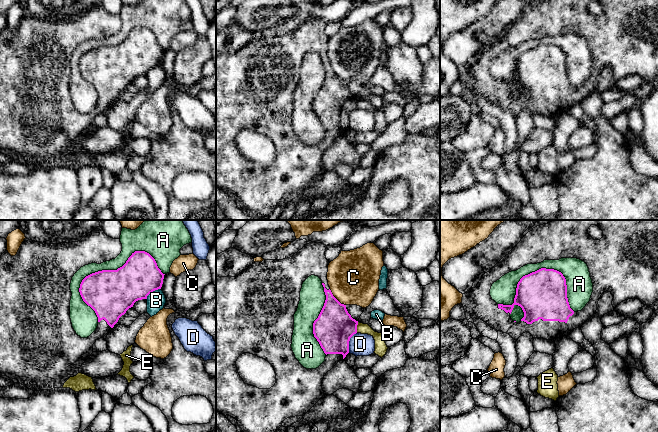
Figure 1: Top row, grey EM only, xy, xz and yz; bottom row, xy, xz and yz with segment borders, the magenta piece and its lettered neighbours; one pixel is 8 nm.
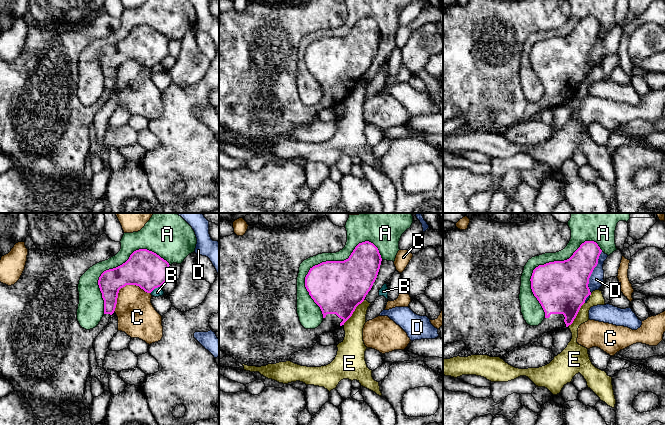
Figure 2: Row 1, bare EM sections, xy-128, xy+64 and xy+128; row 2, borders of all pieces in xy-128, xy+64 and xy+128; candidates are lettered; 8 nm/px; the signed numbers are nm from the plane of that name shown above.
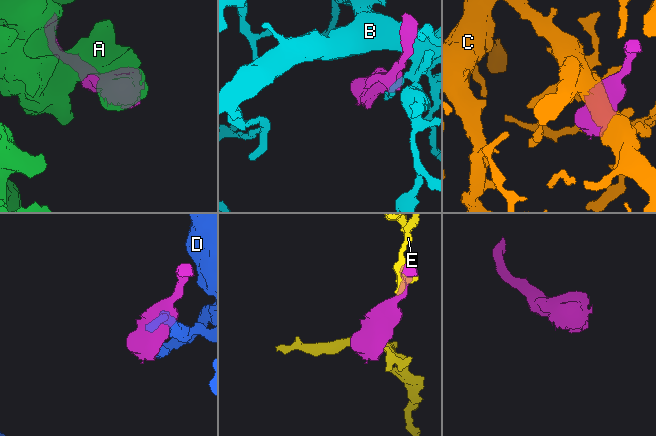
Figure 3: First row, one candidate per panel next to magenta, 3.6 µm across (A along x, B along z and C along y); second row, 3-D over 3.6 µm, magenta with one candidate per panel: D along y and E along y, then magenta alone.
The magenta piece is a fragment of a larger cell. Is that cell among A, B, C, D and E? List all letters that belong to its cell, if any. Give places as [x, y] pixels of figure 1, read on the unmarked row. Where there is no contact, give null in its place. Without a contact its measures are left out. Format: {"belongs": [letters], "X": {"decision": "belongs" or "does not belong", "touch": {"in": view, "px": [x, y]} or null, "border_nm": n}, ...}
{"belongs": [], "A": {"decision": "does not belong", "touch": {"in": "yz", "px": [541, 44]}, "border_nm": 600}, "B": {"decision": "does not belong", "touch": {"in": "xy", "px": [152, 67]}, "border_nm": 150}, "C": {"decision": "does not belong", "touch": {"in": "xz", "px": [335, 74]}, "border_nm": 190}, "D": {"decision": "does not belong", "touch": {"in": "xz", "px": [348, 118]}, "border_nm": 180}, "E": {"decision": "does not belong", "touch": {"in": "xz", "px": [356, 103]}, "border_nm": 90}}

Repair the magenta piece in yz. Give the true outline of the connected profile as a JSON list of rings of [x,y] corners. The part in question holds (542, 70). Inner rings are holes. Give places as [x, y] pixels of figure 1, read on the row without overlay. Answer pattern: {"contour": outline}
{"contour": [[[543,0],[533,4],[521,17],[503,33],[489,48],[485,49],[477,62],[470,65],[462,73],[462,81],[466,95],[475,89],[478,94],[486,98],[491,104],[509,110],[517,116],[523,109],[529,108],[533,114],[554,116],[560,112],[567,112],[589,96],[597,86],[599,74],[604,68],[613,71],[612,81],[615,83],[628,75],[639,75],[644,81],[650,82],[658,77],[658,0]],[[591,1],[598,2],[603,7],[600,16],[594,16],[588,5]],[[561,34],[577,34],[584,37],[590,48],[593,59],[593,68],[590,77],[581,86],[574,88],[567,74],[566,55],[563,50],[554,45],[541,44],[523,52],[517,60],[516,71],[512,81],[497,80],[490,72],[490,65],[494,58],[505,50],[516,47],[527,40],[537,40],[544,36],[559,36]],[[515,81],[522,84],[524,93],[519,99],[514,98],[510,90]]]}

